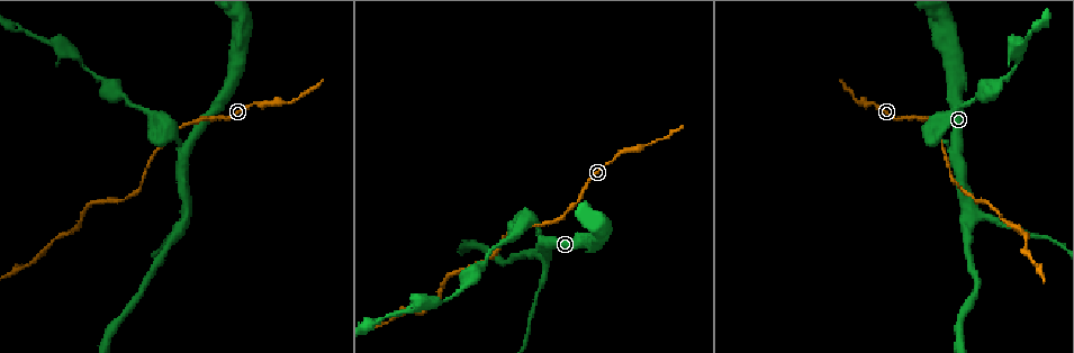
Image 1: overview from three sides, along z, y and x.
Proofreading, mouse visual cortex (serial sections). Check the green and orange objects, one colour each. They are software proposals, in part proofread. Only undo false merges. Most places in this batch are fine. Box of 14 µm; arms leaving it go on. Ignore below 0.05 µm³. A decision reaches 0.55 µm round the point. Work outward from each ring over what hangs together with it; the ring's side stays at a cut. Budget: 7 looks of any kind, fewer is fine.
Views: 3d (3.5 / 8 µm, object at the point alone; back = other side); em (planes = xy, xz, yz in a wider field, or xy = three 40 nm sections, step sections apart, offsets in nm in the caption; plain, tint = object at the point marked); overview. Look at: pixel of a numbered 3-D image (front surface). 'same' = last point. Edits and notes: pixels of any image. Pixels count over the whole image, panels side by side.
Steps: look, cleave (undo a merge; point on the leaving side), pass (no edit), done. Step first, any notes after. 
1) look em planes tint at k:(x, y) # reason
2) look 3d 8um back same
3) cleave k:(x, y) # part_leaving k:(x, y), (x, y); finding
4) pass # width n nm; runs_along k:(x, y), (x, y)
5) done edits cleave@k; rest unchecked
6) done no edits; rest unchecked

look 3d 3.5um back at 1:(168, 131) # sharp bend

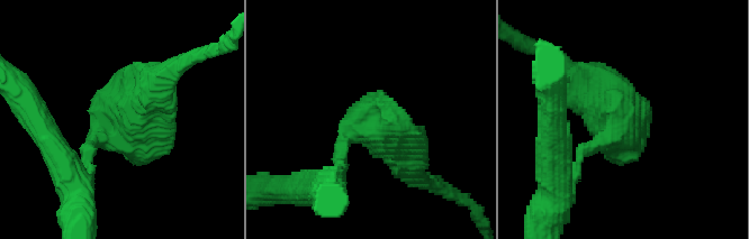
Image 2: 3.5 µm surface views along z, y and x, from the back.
look em xy step 2 tint at 2:(620, 123)

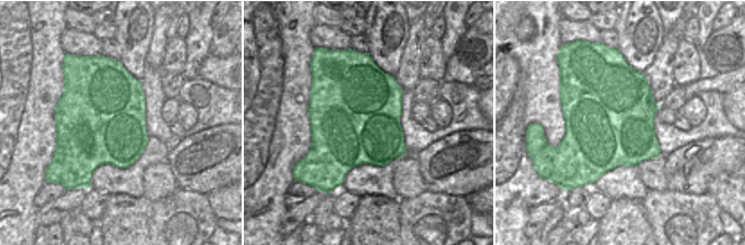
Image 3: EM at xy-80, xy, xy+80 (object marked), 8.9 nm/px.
pass # runs_along 2:(89, 167), (89, 144), (154, 85); one cell here

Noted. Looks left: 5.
look 3d 3.5um at 1:(446, 300) # narrows sharply

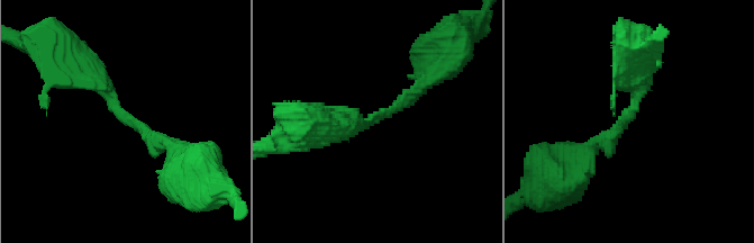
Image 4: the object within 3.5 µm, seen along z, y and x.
look em xy step 5 tint at 4:(132, 121)

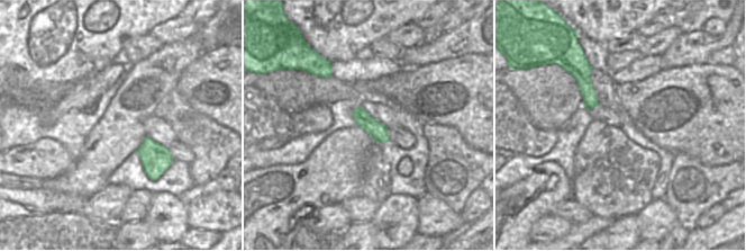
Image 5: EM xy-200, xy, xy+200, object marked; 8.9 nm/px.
pass # arm_widths 200, 250 nm; continuous, no second cell

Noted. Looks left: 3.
look 3d 3.5um at 1:(974, 213) # a fork

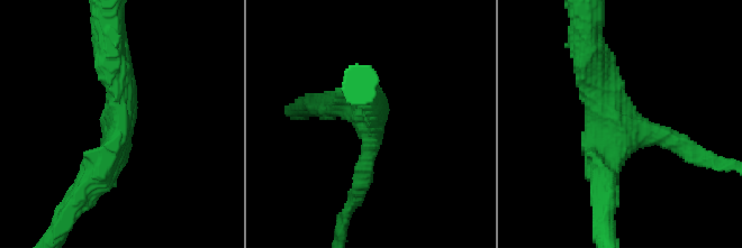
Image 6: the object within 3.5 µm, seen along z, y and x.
look em xy step 2 tint at 6:(118, 130) # arms 3; arm_widths 250, 400, 400 nm

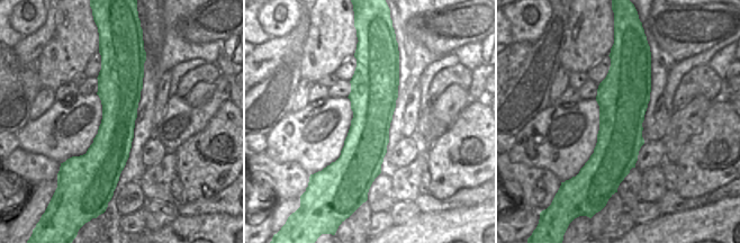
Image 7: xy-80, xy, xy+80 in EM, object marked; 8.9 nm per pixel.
pass # runs_along 7:(114, 60), (116, 177); one cell here

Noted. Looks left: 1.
done no edits; rest unchecked

